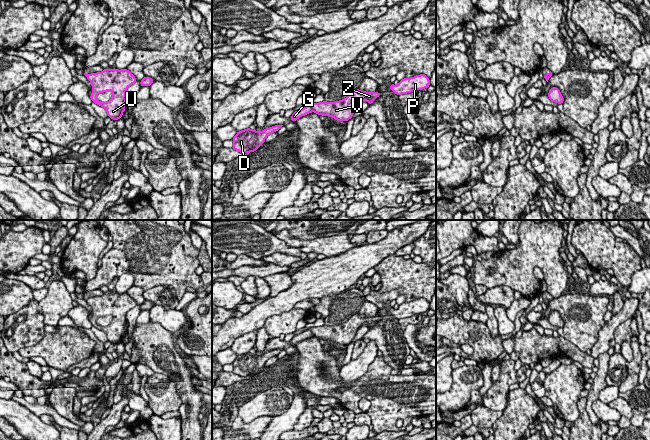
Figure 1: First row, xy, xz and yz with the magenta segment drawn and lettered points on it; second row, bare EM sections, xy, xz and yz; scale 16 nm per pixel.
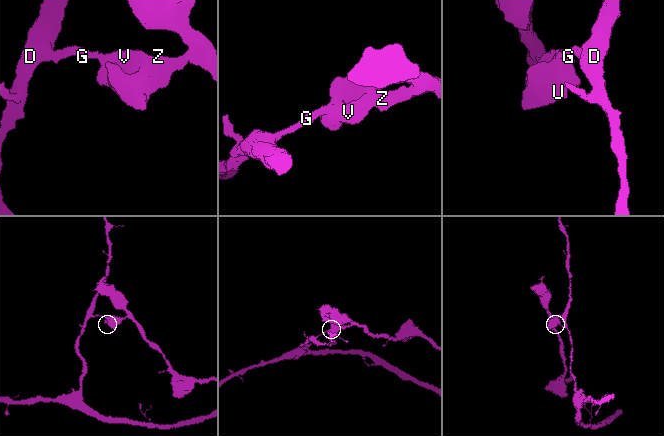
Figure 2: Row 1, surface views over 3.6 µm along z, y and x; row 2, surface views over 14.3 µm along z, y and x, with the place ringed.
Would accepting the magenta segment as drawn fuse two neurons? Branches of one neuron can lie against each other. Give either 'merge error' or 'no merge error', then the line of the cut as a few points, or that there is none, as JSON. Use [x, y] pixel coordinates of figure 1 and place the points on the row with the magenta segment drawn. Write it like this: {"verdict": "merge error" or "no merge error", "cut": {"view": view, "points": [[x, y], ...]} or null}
{"verdict": "merge error", "cut": {"view": "xz", "points": [[310, 104], [314, 111]]}}

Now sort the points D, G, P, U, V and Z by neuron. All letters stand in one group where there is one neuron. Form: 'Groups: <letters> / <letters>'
Groups: D G / P U V Z

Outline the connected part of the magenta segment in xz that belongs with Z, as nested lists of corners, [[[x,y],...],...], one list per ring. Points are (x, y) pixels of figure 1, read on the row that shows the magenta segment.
[[[356,89],[355,91],[352,91],[345,99],[336,102],[323,101],[319,103],[312,103],[311,107],[319,116],[330,116],[338,122],[347,122],[352,118],[360,102],[365,100],[370,105],[373,103],[374,99],[379,96],[380,93],[377,91],[368,93],[366,91]]]

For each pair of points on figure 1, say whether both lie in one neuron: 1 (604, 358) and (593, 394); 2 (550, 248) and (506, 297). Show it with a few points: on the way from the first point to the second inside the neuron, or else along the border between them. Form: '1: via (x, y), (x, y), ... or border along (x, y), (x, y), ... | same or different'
1: via (603, 367), (598, 385) | same
2: border along (489, 288), (508, 286), (513, 291) | different

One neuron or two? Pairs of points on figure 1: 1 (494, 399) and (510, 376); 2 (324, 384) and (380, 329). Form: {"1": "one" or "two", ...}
{"1": "one", "2": "two"}

